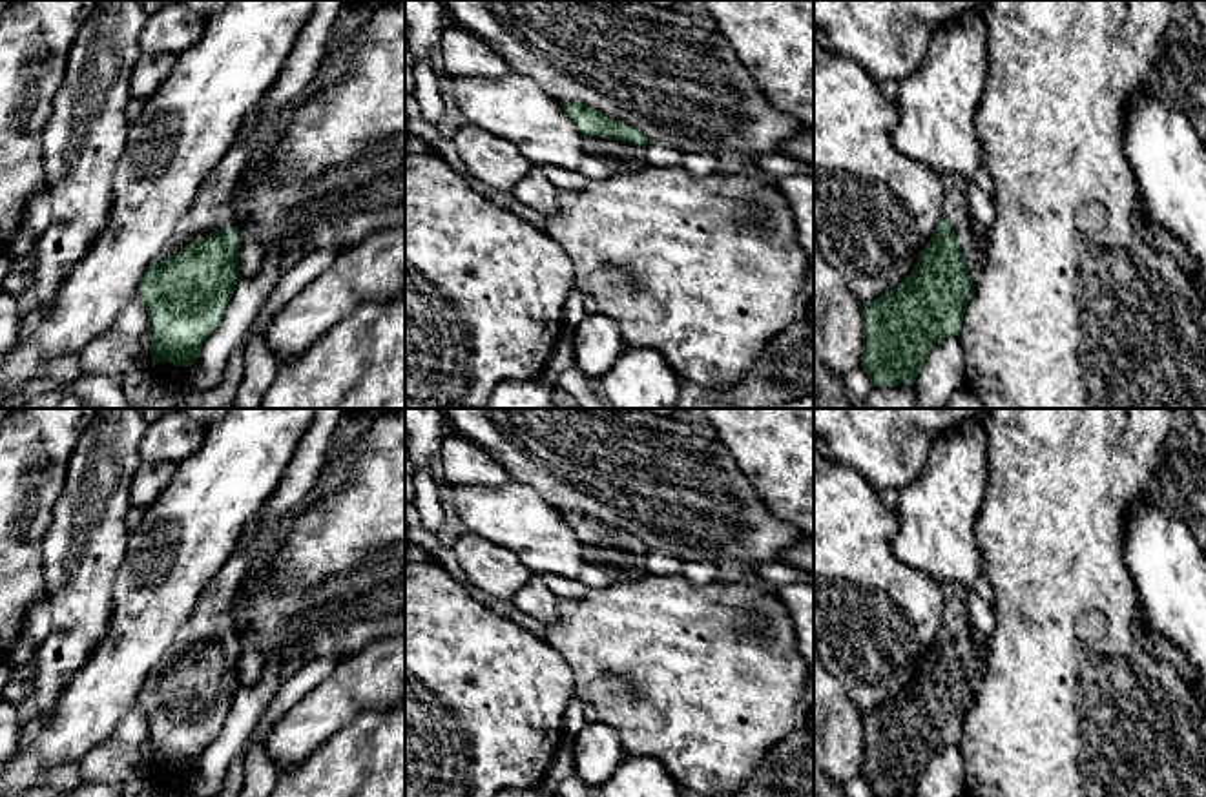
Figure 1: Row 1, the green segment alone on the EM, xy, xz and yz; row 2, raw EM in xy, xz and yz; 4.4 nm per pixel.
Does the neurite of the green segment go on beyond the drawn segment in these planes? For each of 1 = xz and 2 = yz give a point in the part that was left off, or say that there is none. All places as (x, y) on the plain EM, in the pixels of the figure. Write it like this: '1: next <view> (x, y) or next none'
1: next xz (623, 564)
2: next yz (956, 619)

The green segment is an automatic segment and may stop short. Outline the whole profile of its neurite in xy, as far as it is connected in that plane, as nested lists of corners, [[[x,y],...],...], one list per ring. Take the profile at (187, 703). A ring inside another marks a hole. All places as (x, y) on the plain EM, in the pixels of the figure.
[[[316,409],[314,419],[297,443],[288,469],[265,502],[266,514],[259,529],[252,536],[241,538],[237,549],[201,593],[192,618],[179,629],[161,664],[146,677],[137,704],[148,719],[151,775],[161,770],[175,775],[192,775],[203,751],[221,733],[235,693],[241,688],[237,668],[241,640],[234,631],[230,606],[246,578],[248,567],[268,547],[283,518],[317,485],[334,432],[345,412],[347,409]]]

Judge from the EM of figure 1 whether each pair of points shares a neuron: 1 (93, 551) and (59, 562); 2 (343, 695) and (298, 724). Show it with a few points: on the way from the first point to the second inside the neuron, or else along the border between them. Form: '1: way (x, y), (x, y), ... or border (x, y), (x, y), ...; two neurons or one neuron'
1: way (84, 551), (73, 562), (68, 562); one neuron
2: way (332, 704), (309, 724); one neuron

